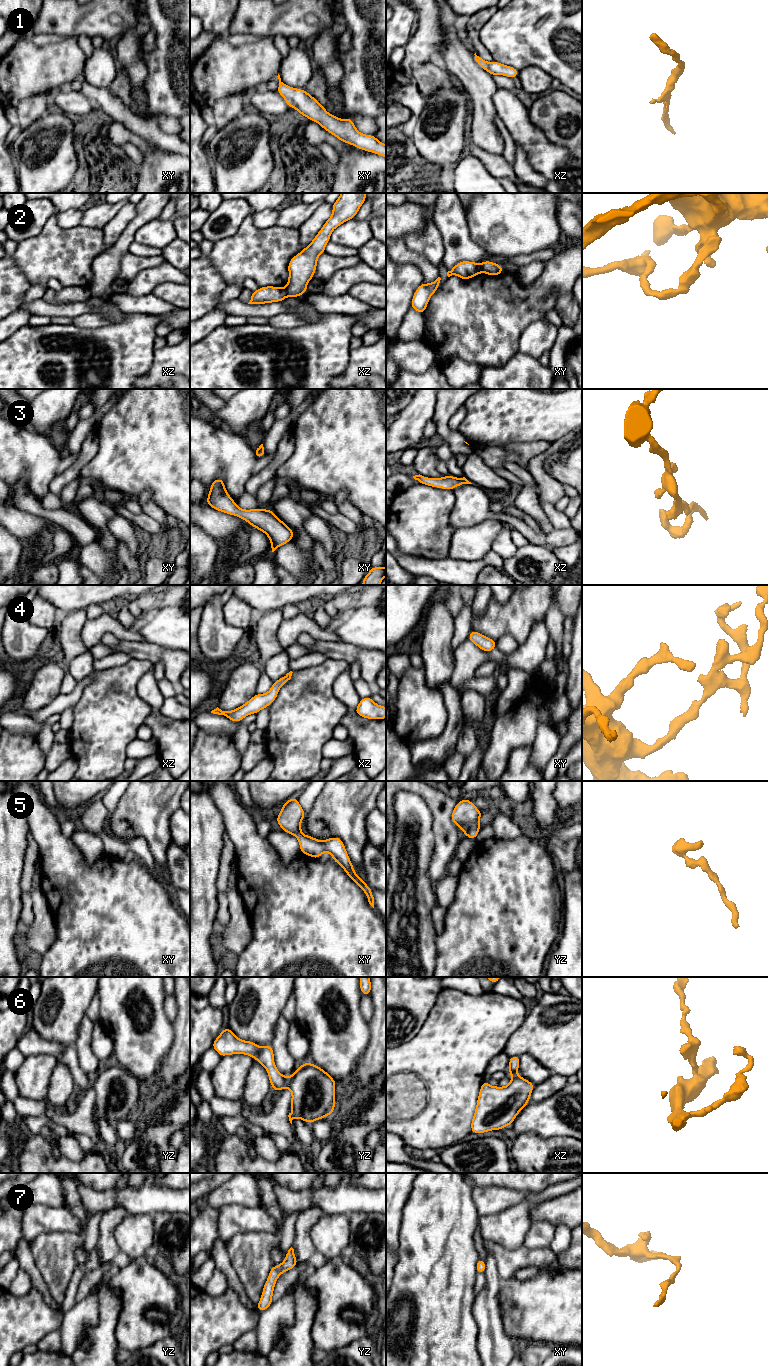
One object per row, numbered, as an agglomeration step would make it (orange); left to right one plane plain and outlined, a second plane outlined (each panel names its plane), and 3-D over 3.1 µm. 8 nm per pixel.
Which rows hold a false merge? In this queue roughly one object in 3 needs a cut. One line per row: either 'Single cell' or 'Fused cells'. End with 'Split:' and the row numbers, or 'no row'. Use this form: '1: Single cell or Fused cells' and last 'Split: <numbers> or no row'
1: Single cell
2: Fused cells
3: Single cell
4: Single cell
5: Single cell
6: Single cell
7: Single cell
Split: 2

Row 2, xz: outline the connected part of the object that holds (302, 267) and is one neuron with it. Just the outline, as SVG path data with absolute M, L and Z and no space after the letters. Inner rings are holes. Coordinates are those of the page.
M341 193L332 204L332 216L326 220L313 241L288 264L289 278L285 291L289 297L298 297L307 292L307 284L313 278L317 259L325 253L332 231L344 222L353 219L366 200L366 193Z

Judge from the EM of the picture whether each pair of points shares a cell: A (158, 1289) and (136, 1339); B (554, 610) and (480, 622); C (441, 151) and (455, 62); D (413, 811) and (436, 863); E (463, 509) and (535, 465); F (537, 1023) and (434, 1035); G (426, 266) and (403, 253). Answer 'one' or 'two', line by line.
A: one
B: two
C: two
D: two
E: two
F: two
G: one

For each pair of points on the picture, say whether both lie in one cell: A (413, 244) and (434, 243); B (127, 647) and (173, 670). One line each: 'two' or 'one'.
A: one
B: one

